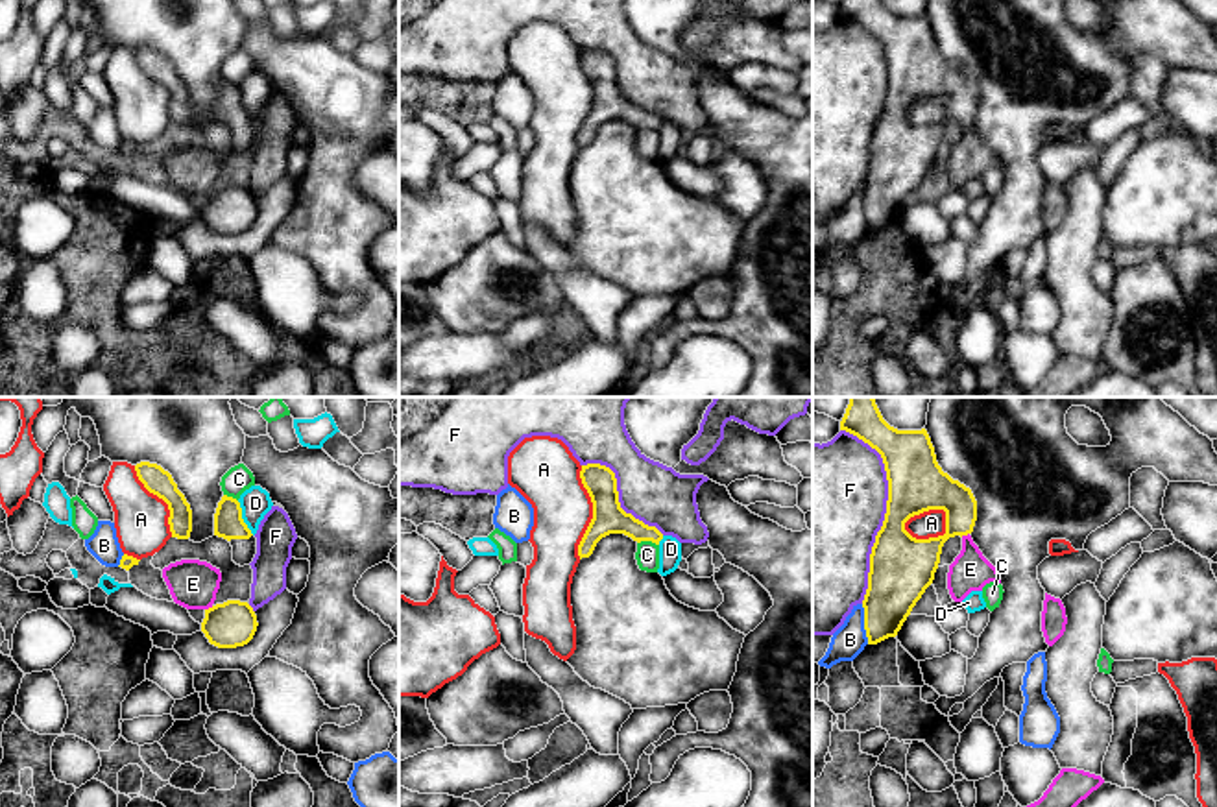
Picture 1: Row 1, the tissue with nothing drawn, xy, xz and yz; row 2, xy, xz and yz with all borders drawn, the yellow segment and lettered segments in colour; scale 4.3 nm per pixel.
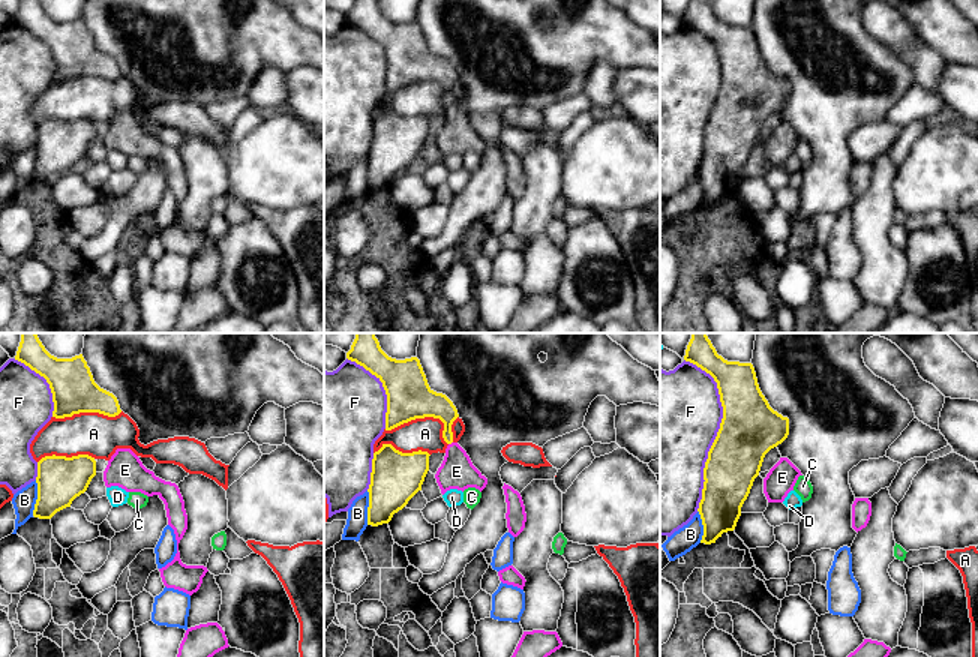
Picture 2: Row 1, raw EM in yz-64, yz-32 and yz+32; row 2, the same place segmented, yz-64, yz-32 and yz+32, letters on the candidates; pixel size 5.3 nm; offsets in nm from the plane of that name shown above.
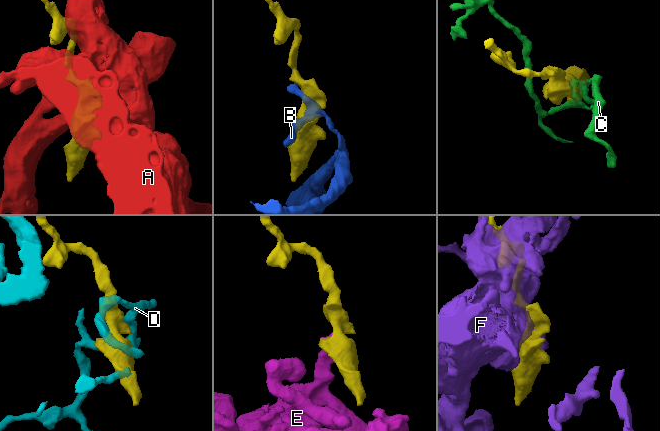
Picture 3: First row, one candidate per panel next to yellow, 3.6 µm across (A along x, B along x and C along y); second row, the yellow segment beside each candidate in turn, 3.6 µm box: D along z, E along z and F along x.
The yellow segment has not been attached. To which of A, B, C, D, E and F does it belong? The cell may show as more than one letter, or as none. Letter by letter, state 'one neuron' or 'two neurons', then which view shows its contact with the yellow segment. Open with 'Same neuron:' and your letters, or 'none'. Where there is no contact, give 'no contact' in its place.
Same neuron: E
A: two neurons; meets yellow in yz
B: two neurons; meets yellow in yz
C: two neurons; meets yellow in xz
D: two neurons; meets yellow in xy
E: one neuron; meets yellow in xy
F: two neurons; meets yellow in yz

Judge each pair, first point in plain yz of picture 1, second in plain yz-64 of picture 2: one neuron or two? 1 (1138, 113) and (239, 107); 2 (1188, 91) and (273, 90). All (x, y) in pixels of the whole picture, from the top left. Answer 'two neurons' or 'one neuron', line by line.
1: one neuron
2: two neurons

